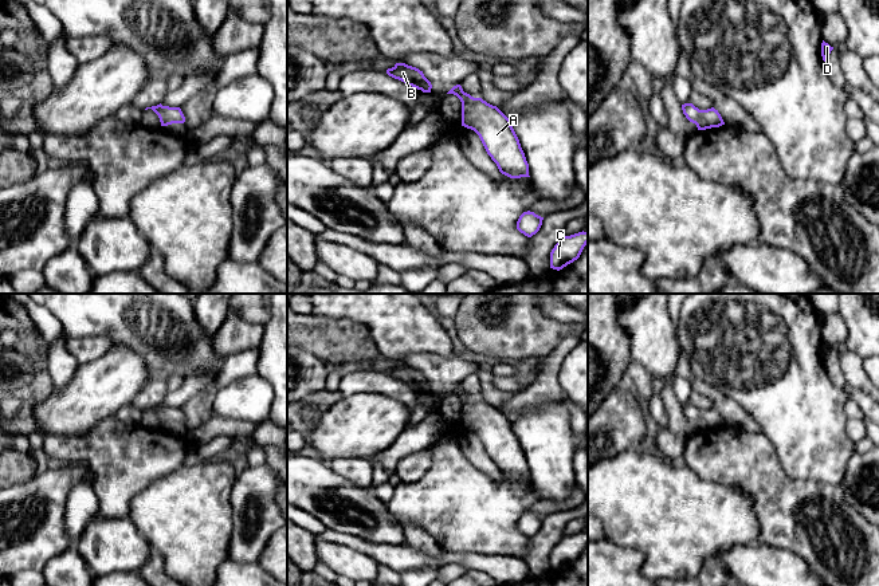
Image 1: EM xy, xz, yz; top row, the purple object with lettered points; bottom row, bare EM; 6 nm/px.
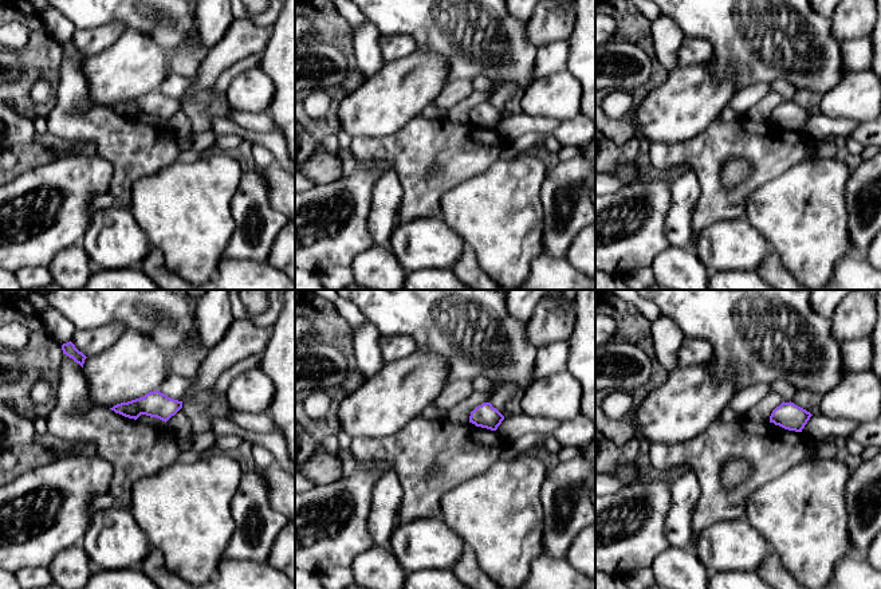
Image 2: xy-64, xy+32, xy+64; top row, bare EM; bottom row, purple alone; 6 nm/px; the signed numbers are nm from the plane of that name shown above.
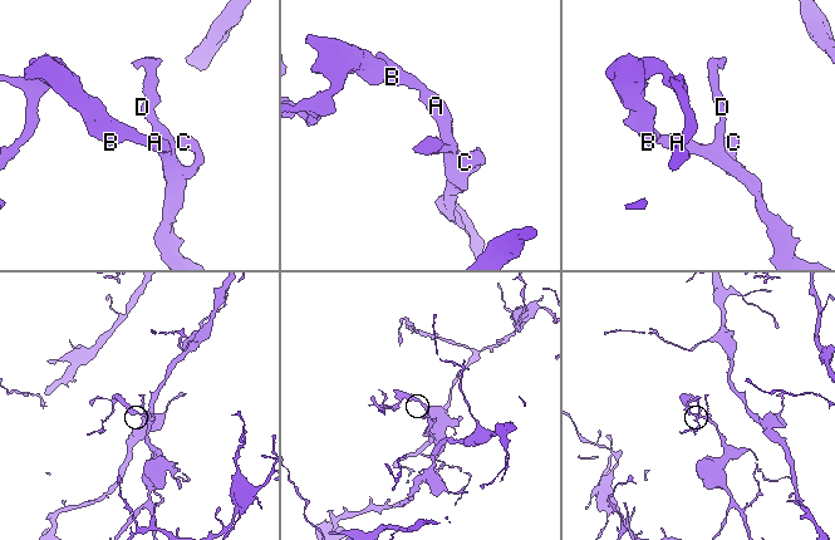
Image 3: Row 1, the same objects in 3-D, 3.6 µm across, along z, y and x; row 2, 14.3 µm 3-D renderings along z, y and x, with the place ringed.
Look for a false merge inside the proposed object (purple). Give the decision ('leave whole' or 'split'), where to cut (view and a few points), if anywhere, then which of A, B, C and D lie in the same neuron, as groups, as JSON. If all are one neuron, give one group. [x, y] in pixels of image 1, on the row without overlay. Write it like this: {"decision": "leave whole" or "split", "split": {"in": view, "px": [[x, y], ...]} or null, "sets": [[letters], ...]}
{"decision": "leave whole", "split": null, "sets": [["A", "B", "C", "D"]]}

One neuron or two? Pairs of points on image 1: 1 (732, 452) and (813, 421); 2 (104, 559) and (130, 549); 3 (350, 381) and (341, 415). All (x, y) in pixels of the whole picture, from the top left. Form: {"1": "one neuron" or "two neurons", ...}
{"1": "two neurons", "2": "one neuron", "3": "two neurons"}

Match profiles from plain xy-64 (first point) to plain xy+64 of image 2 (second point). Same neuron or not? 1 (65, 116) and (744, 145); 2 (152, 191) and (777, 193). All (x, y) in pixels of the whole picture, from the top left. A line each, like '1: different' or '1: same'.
1: same
2: same

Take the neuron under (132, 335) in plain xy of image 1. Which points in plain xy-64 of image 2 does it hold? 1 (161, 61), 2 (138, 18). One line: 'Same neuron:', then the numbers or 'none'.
Same neuron: 2

